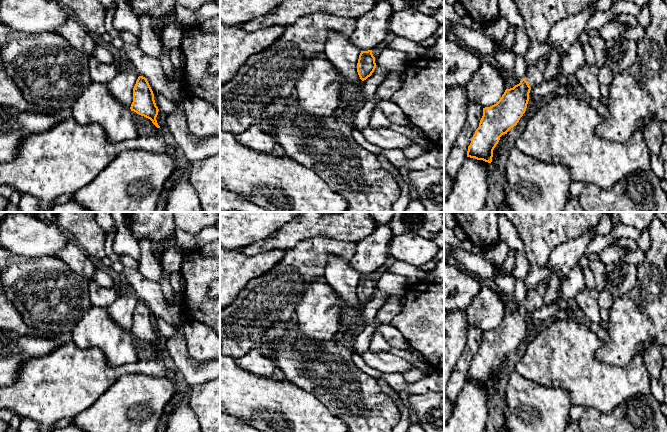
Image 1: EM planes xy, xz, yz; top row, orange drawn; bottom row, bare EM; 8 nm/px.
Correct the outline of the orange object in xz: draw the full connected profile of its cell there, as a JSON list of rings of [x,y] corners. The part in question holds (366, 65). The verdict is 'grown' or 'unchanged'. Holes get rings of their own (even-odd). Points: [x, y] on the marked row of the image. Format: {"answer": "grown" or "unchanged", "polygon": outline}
{"answer": "unchanged", "polygon": [[[372,50],[361,51],[357,63],[357,72],[362,81],[372,75],[376,68],[375,57]]]}

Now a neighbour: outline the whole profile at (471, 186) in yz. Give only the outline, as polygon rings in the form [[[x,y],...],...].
[[[503,134],[493,150],[492,162],[467,157],[454,181],[452,190],[444,201],[444,212],[482,212],[489,193],[494,154],[501,153],[507,142]]]

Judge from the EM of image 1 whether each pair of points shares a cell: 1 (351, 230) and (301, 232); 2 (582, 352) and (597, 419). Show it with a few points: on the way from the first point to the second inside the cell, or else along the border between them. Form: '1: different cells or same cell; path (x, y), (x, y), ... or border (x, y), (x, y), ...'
1: same cell; path (339, 228), (313, 228)
2: different cells; border (618, 404), (606, 413), (588, 408)

